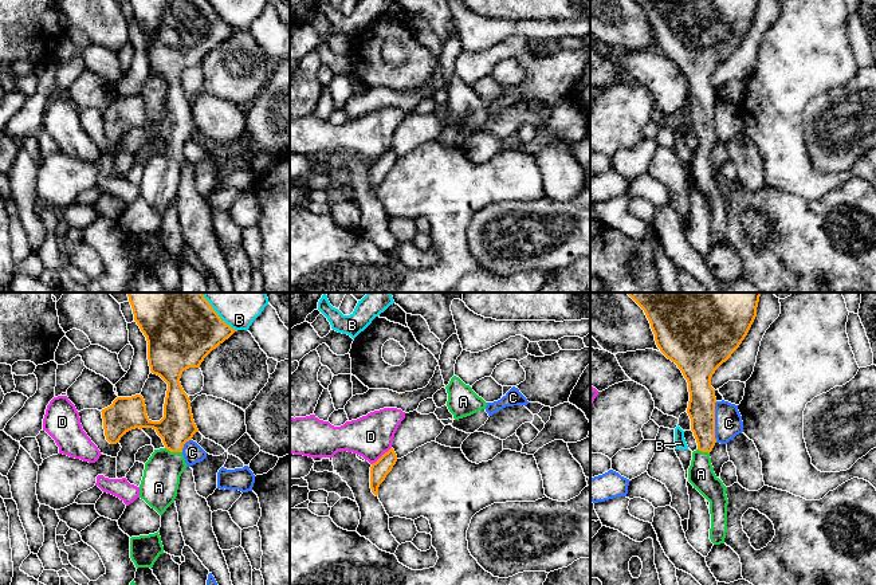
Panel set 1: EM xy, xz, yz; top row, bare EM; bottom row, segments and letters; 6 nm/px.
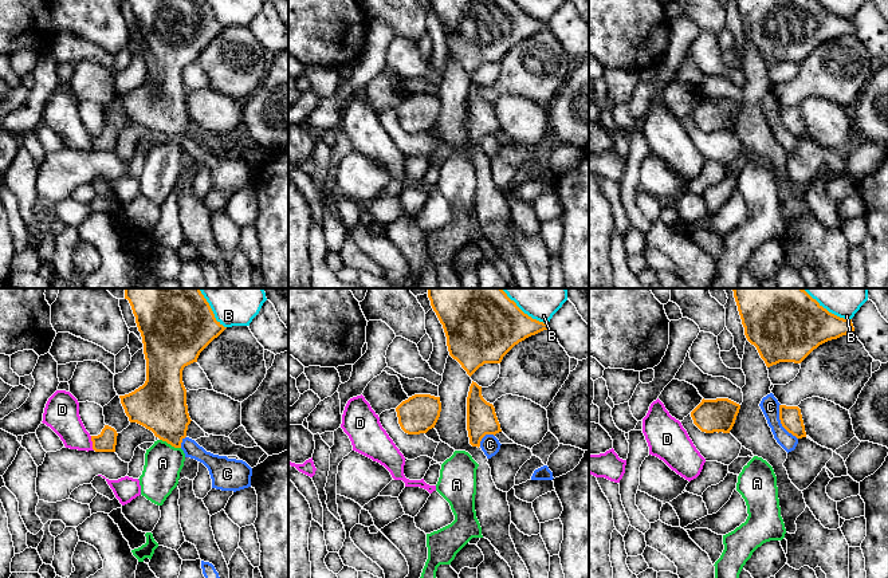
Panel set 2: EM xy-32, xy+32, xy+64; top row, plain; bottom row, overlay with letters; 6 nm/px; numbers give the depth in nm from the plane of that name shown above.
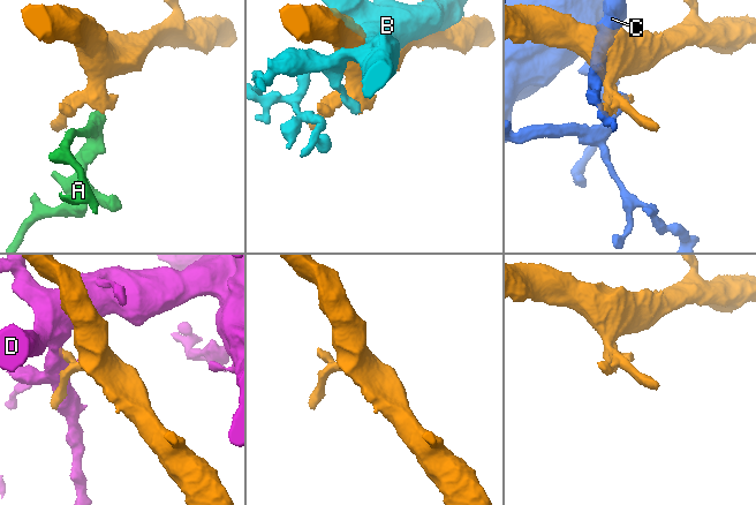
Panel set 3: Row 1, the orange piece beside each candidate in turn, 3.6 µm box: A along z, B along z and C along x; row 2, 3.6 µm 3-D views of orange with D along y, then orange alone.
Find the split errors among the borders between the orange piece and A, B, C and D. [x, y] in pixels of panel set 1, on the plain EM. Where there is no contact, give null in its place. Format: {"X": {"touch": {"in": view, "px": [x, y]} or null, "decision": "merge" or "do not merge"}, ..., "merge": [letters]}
{"A": {"touch": {"in": "xy", "px": [173, 150]}, "decision": "merge"}, "B": {"touch": {"in": "xy", "px": [219, 16]}, "decision": "do not merge"}, "C": {"touch": {"in": "yz", "px": [714, 121]}, "decision": "do not merge"}, "D": {"touch": {"in": "xz", "px": [382, 154]}, "decision": "do not merge"}, "merge": ["A"]}

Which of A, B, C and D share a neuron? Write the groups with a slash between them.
A / B / C / D

